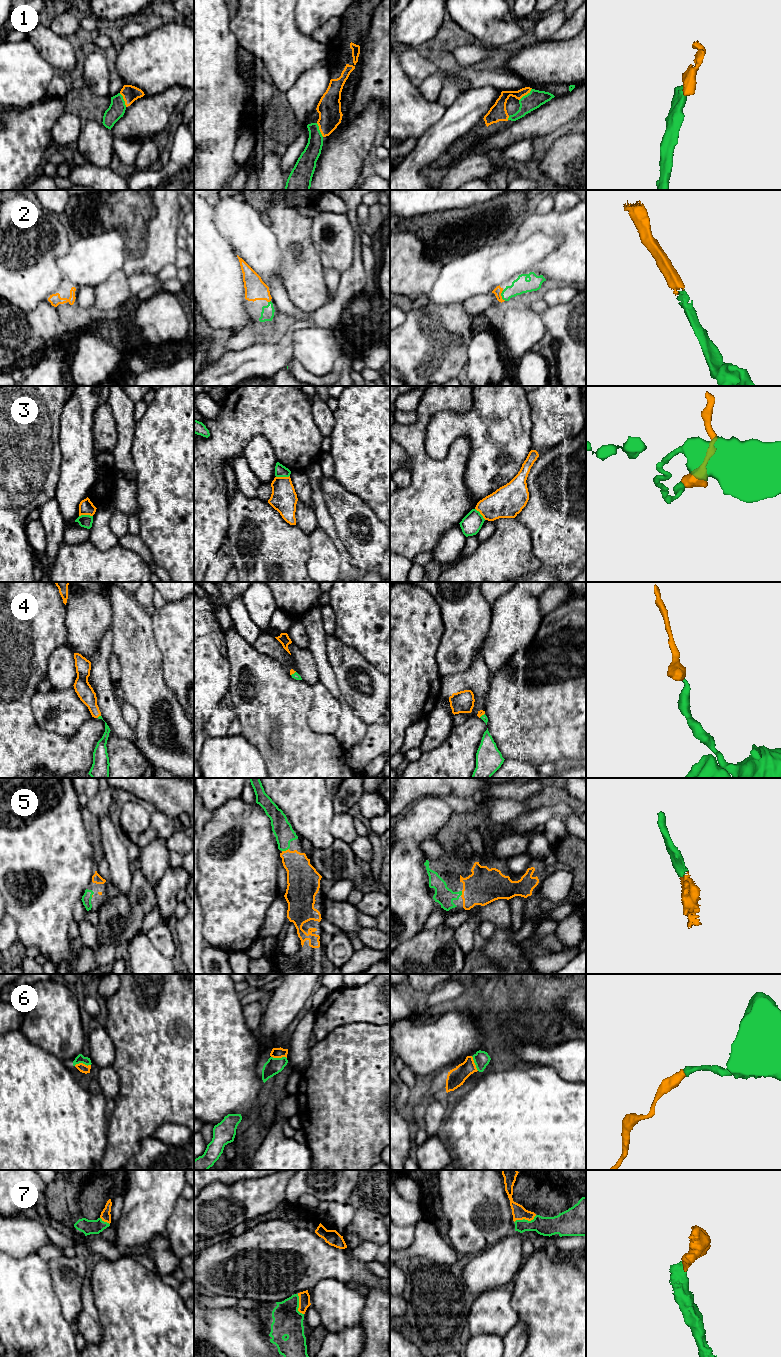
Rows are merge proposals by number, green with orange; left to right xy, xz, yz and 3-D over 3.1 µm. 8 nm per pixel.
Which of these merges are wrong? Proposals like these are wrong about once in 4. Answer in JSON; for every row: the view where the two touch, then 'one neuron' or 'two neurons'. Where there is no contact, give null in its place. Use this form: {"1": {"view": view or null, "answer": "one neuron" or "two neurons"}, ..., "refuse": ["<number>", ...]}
{"1": {"view": "yz", "answer": "one neuron"}, "2": {"view": "yz", "answer": "one neuron"}, "3": {"view": "xy", "answer": "two neurons"}, "4": {"view": "xy", "answer": "one neuron"}, "5": {"view": "xz", "answer": "one neuron"}, "6": {"view": "xy", "answer": "one neuron"}, "7": {"view": "yz", "answer": "one neuron"}, "refuse": ["3"]}

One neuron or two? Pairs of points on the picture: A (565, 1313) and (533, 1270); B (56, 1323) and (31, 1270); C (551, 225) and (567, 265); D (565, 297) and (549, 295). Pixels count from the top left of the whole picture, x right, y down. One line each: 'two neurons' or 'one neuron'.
A: one neuron
B: one neuron
C: one neuron
D: one neuron

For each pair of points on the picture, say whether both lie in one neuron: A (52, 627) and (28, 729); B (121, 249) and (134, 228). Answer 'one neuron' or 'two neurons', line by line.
A: one neuron
B: two neurons

